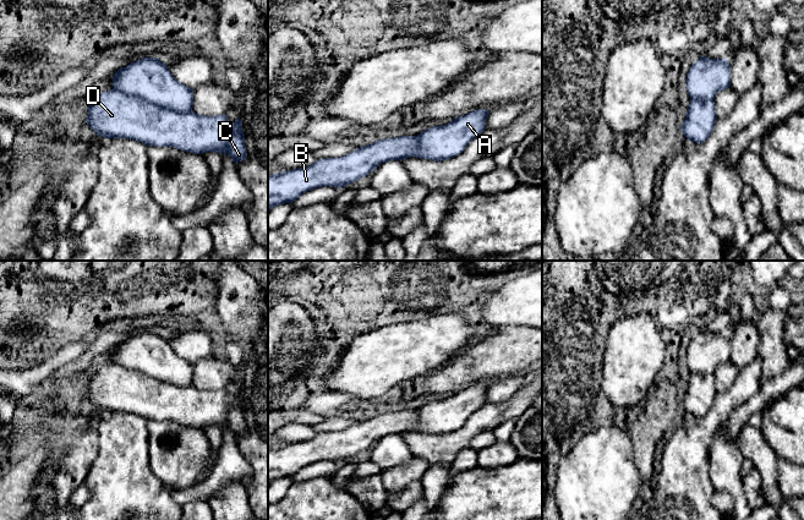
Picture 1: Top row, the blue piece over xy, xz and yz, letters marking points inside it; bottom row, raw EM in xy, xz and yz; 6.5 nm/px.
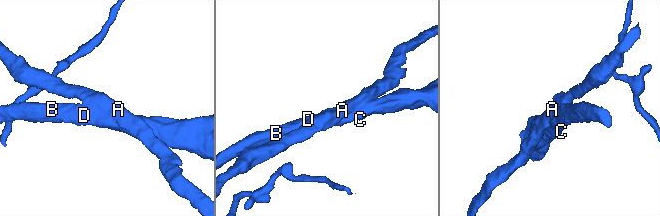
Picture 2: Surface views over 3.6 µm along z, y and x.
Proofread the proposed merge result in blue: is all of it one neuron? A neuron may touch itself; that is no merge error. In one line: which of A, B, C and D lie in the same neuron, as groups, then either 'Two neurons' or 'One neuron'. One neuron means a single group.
Groups: A B C D. One neuron

